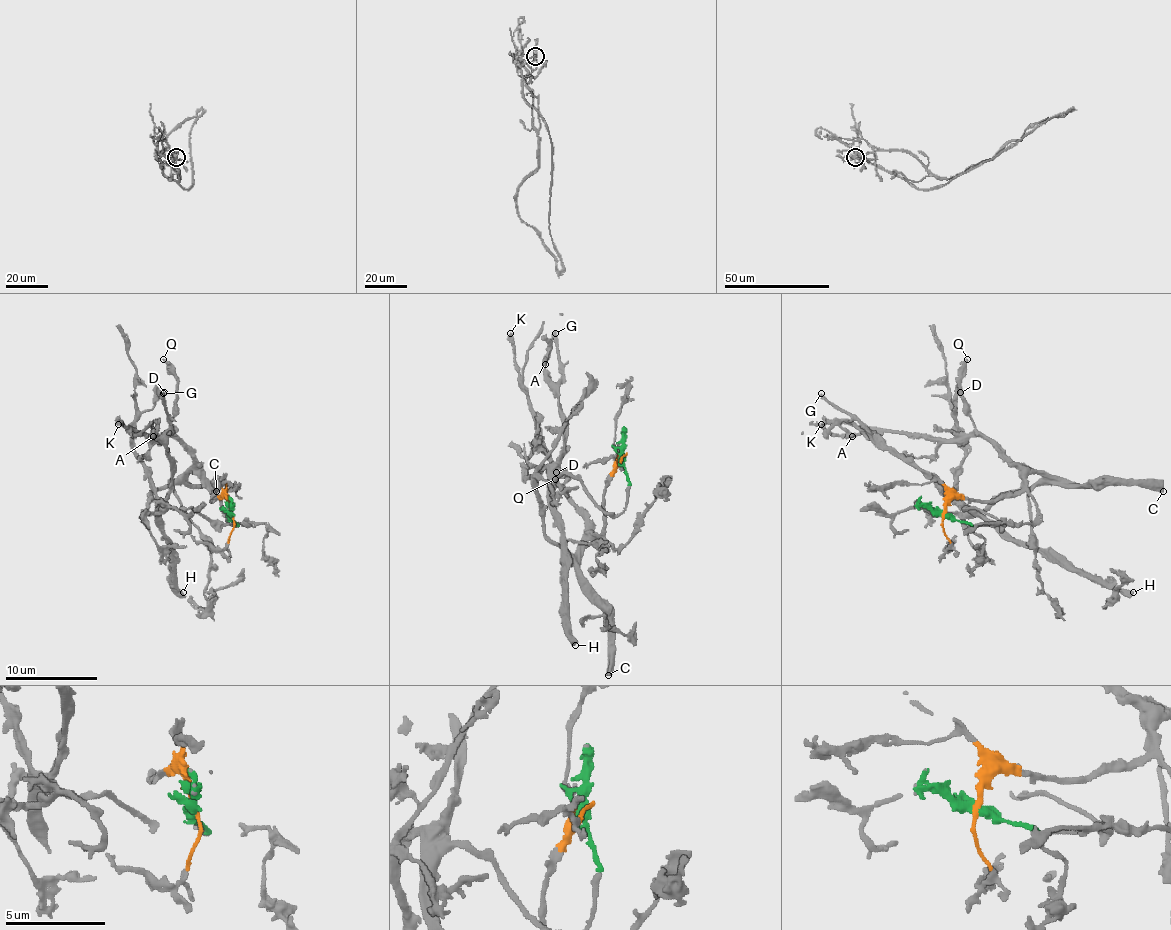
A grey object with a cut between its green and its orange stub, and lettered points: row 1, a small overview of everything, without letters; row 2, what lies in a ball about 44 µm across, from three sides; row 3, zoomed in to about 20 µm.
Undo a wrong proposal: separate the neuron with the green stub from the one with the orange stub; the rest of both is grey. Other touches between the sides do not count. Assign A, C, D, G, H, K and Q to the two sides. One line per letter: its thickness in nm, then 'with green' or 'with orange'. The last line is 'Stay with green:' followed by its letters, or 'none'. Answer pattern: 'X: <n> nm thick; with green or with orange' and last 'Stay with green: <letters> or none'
A: 280 nm thick; with green
C: 480 nm thick; with orange
D: 340 nm thick; with green
G: 280 nm thick; with green
H: 500 nm thick; with green
K: 400 nm thick; with orange
Q: 240 nm thick; with orange
Stay with green: A, D, G, H

